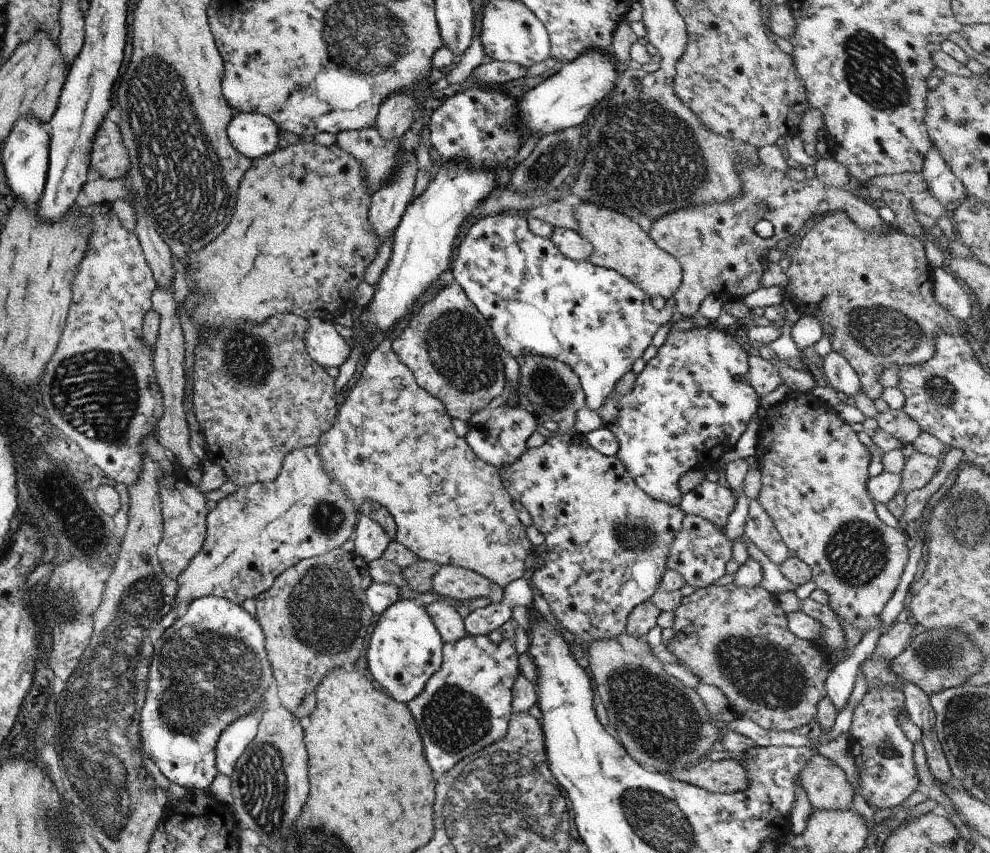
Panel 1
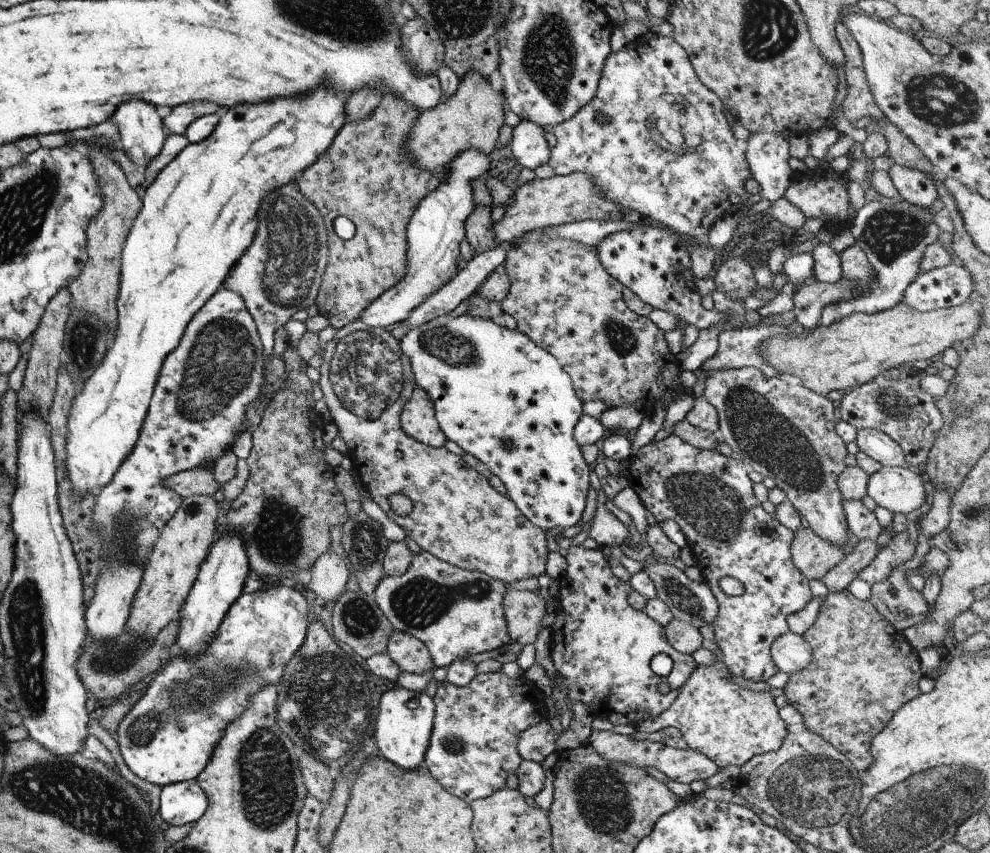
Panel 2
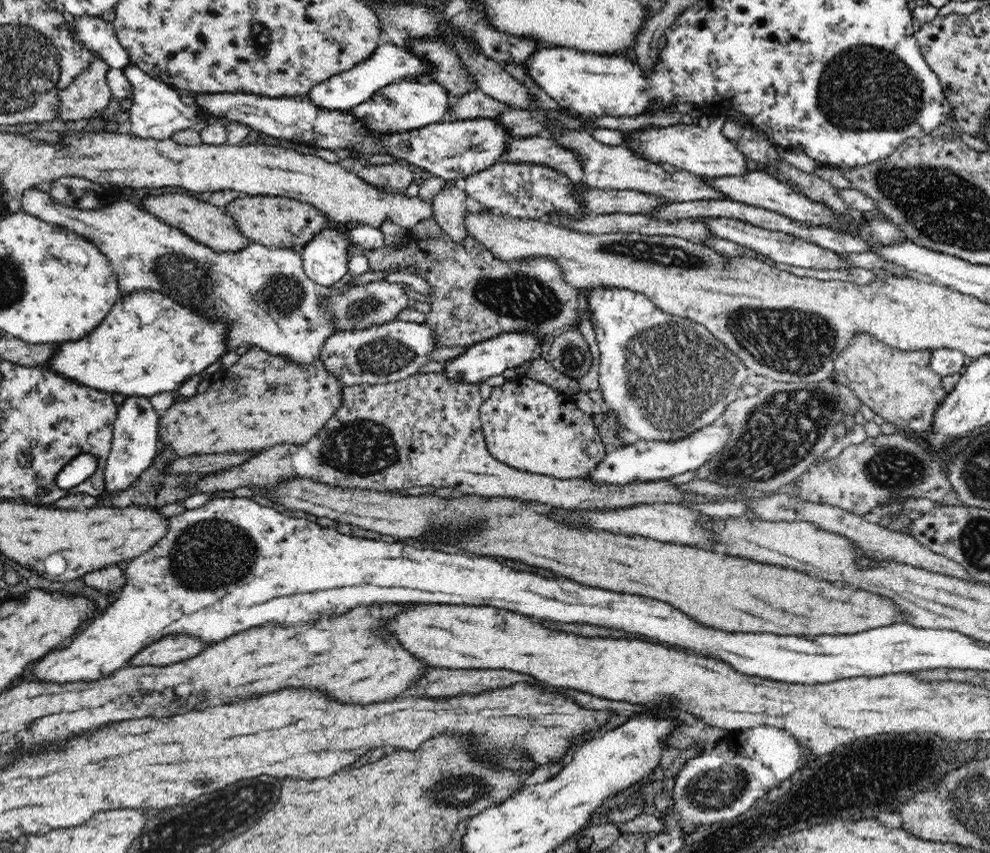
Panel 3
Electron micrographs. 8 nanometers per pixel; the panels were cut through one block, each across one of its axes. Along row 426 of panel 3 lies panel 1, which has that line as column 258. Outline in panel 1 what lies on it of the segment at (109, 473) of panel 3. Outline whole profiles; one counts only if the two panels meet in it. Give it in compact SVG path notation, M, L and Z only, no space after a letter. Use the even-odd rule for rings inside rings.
M234 112L227 125L231 146L251 160L267 156L277 149L278 126L259 113Z

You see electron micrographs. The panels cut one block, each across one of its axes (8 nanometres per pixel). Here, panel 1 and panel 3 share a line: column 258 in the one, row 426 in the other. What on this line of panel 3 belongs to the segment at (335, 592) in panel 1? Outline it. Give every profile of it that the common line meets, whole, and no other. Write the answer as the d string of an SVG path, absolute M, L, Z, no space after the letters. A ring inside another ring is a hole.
M603 401L600 402L600 404L604 407L605 412L590 414L590 417L592 417L592 421L594 421L594 427L596 427L596 430L600 435L601 442L604 443L604 446L606 446L608 450L630 445L631 437L628 434L629 430L627 430L627 428L625 428L625 426L623 426L623 424L619 422L619 418L617 418L617 414L614 414L612 413L612 411L608 411L605 409L605 406L603 405Z

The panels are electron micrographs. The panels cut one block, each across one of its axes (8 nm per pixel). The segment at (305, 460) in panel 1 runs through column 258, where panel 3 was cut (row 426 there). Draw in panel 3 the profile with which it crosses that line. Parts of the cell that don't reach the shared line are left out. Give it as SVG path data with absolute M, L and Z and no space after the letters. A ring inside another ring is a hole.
M526 376L492 388L481 405L479 418L490 455L527 473L584 479L608 451L588 413L575 406L565 393Z

